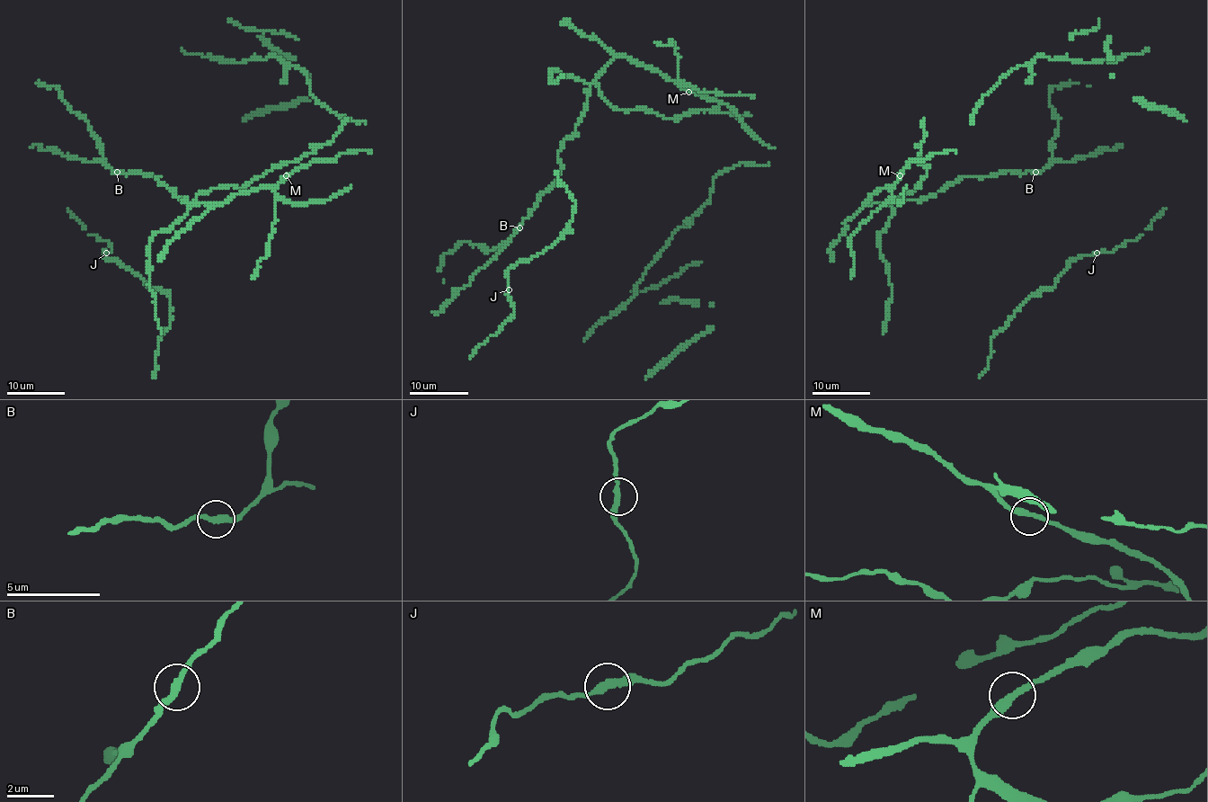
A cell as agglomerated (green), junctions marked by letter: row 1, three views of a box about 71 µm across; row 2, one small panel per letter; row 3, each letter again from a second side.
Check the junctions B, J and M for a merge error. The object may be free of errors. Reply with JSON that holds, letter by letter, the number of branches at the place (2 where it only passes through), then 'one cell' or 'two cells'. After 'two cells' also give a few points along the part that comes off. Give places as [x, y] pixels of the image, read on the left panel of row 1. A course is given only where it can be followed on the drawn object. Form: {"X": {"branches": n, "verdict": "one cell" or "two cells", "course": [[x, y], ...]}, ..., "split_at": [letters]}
{"B": {"branches": 2, "verdict": "one cell"}, "J": {"branches": 2, "verdict": "one cell"}, "M": {"branches": 2, "verdict": "one cell"}, "split_at": []}

